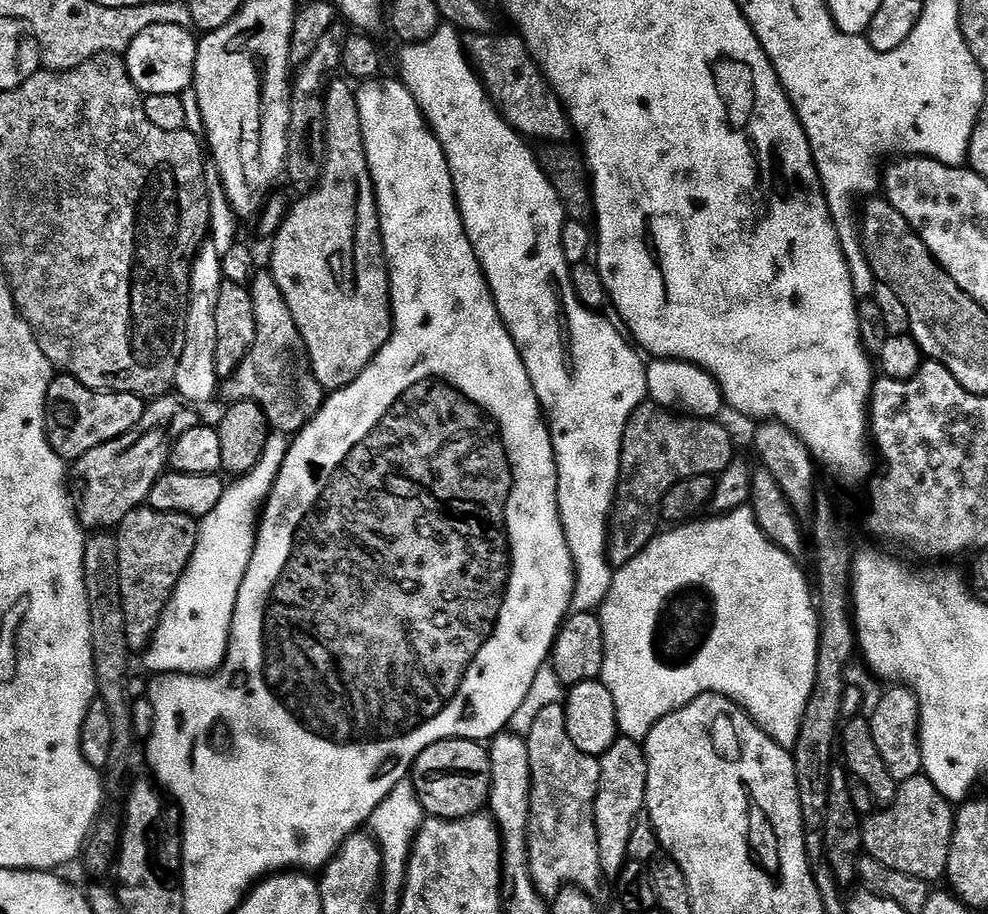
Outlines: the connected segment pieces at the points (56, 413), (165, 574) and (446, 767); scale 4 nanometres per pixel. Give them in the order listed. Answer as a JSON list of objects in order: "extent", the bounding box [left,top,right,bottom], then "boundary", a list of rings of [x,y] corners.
[{"extent":[46,374,146,462],"boundary":[[[63,374],[53,379],[46,398],[46,426],[50,446],[65,462],[74,462],[82,454],[90,454],[94,446],[102,446],[138,426],[146,407],[141,396],[121,392],[96,392],[82,386],[73,376]]]},{"extent":[114,506,200,649],"boundary":[[[147,506],[135,508],[130,514],[126,514],[126,518],[115,529],[116,541],[114,541],[114,547],[119,557],[122,610],[126,618],[126,638],[132,649],[143,649],[148,641],[152,639],[160,621],[160,616],[166,610],[166,606],[194,554],[199,533],[200,525],[197,517],[163,512]]]},{"extent":[410,740,492,820],"boundary":[[[440,740],[422,750],[412,765],[410,779],[429,817],[460,820],[463,816],[477,815],[487,805],[488,795],[492,793],[492,763],[483,743],[475,740]]]}]

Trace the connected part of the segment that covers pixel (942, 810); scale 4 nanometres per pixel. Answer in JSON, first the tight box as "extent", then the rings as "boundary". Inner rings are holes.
{"extent":[862,774,953,882],"boundary":[[[921,774],[914,778],[906,778],[899,781],[894,802],[883,810],[869,815],[864,820],[865,824],[862,824],[862,848],[867,852],[867,855],[882,862],[882,866],[890,866],[902,874],[910,874],[919,880],[935,882],[939,876],[941,879],[948,870],[953,819],[953,805],[937,790],[934,782],[930,782],[928,776]]]}

